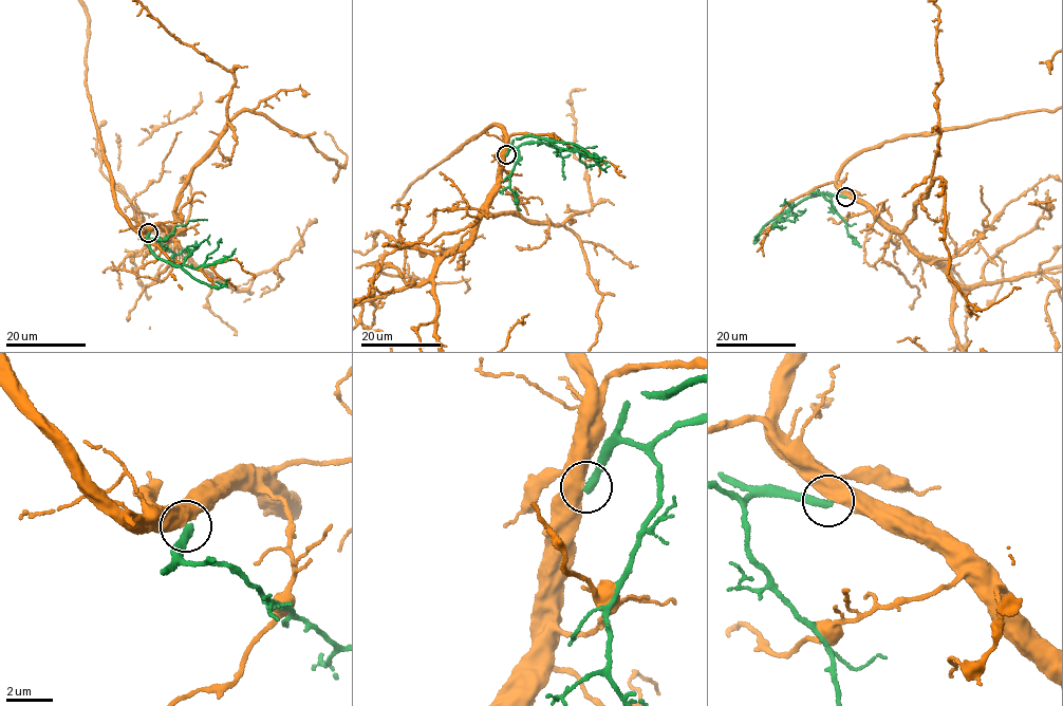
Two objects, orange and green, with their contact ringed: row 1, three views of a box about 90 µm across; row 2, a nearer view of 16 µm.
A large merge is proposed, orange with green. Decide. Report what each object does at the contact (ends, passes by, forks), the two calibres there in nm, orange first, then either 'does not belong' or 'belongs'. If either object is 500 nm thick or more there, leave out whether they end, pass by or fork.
500/360 nm | does not belong

